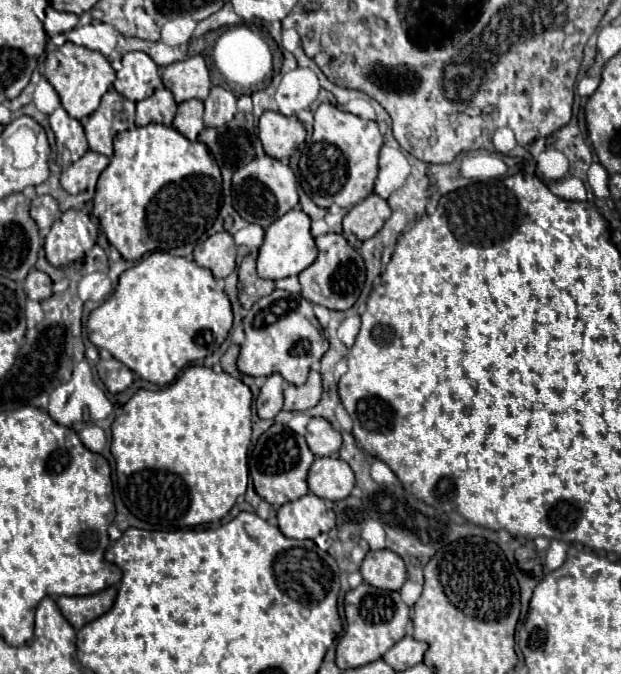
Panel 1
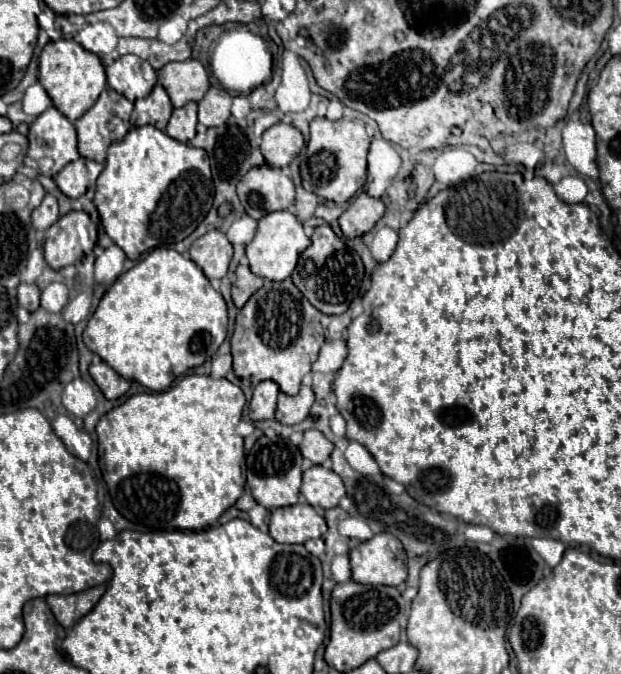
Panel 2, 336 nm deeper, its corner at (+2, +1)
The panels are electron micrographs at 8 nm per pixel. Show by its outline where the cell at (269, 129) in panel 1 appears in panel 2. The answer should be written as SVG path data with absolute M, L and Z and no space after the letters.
M278 122L262 134L260 150L266 158L266 164L274 168L286 168L303 146L304 138L294 126Z

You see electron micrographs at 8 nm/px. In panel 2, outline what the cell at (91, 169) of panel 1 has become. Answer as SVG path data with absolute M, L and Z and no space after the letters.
M78 158L70 164L66 164L58 176L56 176L56 186L60 192L68 198L80 198L84 196L91 185L93 185L104 165L86 158Z

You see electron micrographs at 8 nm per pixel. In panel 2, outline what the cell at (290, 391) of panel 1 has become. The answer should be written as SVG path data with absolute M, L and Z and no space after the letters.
M302 386L296 396L280 394L276 420L282 424L300 424L308 416L312 404L314 404L314 392L310 386Z

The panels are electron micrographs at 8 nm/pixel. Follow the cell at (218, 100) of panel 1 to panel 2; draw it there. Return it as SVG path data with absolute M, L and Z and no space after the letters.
M210 88L198 102L198 122L204 126L222 126L230 118L232 96L222 88Z

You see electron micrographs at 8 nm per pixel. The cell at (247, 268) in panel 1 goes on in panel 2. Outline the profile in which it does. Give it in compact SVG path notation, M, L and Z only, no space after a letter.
M238 266L236 270L236 282L232 286L232 300L236 304L236 308L242 308L246 304L246 300L258 290L262 288L262 278L252 274L248 266Z

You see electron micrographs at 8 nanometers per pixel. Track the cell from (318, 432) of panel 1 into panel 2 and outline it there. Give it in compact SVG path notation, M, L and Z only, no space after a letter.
M306 430L304 432L304 440L300 444L300 452L312 464L326 462L332 450L334 450L334 444L320 430Z

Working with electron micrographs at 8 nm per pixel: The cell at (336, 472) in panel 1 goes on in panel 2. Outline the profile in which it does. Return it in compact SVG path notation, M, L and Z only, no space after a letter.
M312 466L302 474L302 488L300 494L310 506L320 506L324 510L336 508L338 500L346 494L342 478L324 468L324 466Z

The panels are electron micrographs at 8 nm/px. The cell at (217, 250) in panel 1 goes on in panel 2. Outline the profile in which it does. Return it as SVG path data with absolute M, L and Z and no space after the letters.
M220 230L206 232L190 246L190 258L202 268L202 272L212 278L224 278L228 264L232 260L232 244Z

